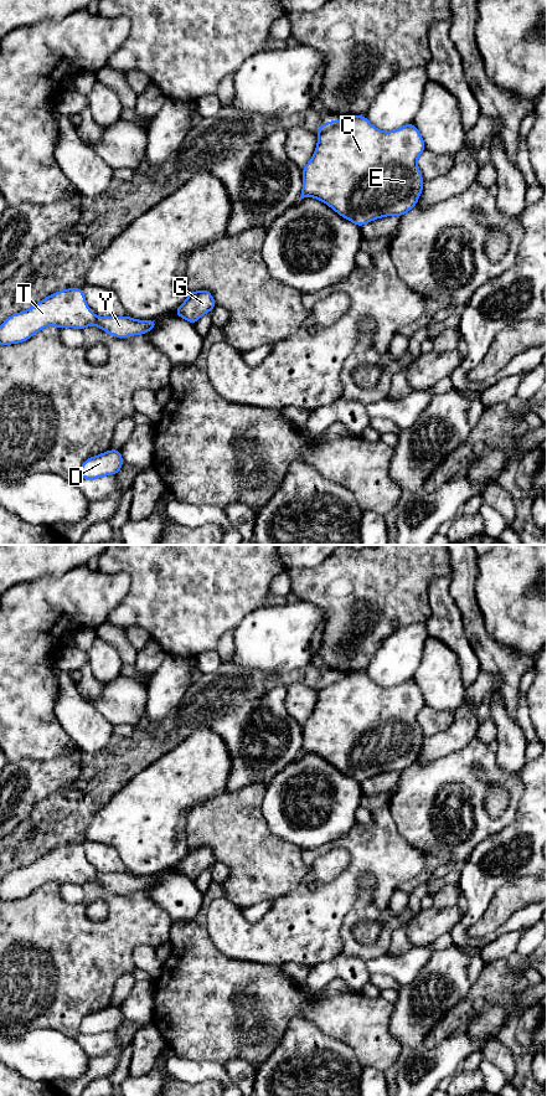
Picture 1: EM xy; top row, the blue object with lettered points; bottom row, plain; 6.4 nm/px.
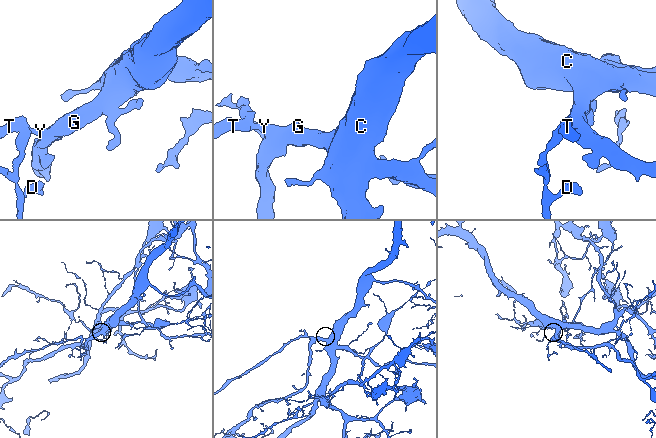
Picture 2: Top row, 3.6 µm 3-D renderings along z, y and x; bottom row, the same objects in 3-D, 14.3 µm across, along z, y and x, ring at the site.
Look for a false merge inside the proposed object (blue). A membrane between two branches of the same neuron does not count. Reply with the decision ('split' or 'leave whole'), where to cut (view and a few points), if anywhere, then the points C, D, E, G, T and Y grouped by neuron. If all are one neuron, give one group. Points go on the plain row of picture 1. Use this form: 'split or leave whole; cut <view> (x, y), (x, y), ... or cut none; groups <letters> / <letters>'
leave whole; cut none; groups C D E G T Y

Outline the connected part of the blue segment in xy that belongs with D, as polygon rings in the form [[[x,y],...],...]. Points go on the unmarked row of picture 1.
[[[109,1005],[83,1018],[79,1025],[81,1035],[98,1035],[120,1028],[123,1013],[120,1005]]]

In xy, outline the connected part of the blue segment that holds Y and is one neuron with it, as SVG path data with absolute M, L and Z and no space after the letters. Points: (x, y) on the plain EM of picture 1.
M82 844L56 848L32 864L11 870L0 881L0 901L19 900L46 883L74 884L98 883L115 894L144 891L154 886L158 878L136 876L131 873L99 873L89 865Z

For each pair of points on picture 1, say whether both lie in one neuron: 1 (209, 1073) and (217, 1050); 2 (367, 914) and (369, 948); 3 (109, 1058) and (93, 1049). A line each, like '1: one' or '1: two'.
1: two
2: one
3: two

